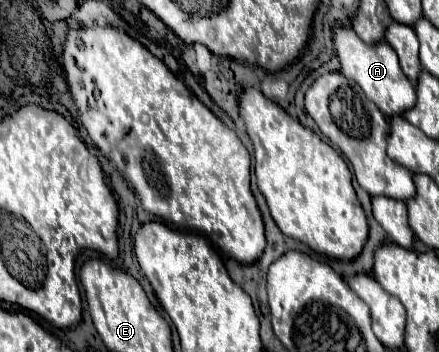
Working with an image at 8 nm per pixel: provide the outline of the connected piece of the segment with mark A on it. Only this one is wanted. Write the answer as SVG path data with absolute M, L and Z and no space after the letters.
M338 25L334 29L334 47L336 47L336 55L340 59L342 75L356 81L360 85L360 89L364 91L364 95L382 111L384 117L404 115L404 111L414 107L414 103L416 103L414 85L408 81L408 77L404 77L404 73L398 65L396 51L386 41L382 41L380 45L374 45L374 47L364 45L364 41L360 41L360 37L356 37L356 33L352 29Z

